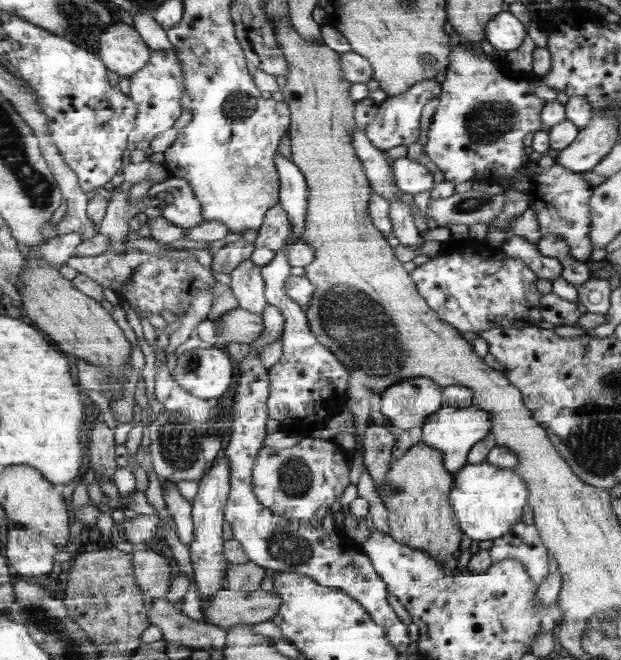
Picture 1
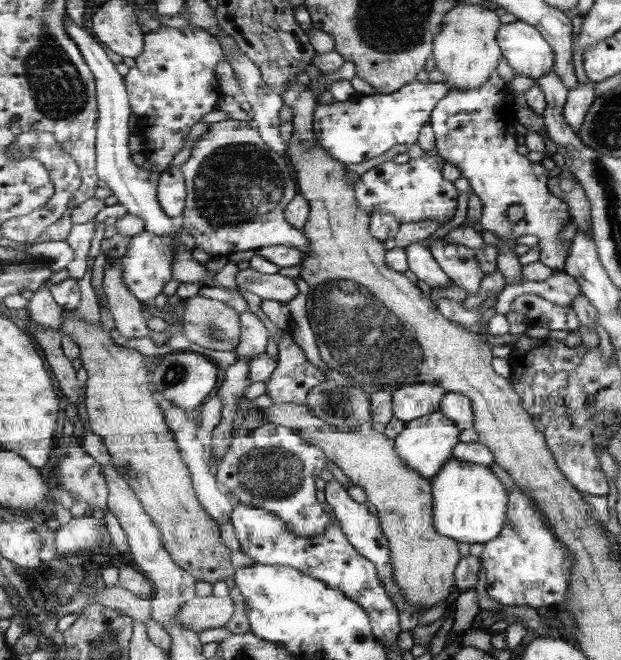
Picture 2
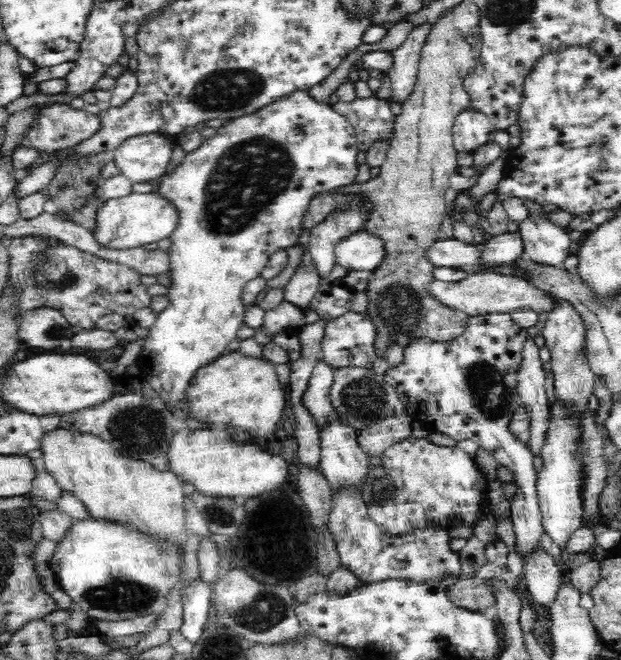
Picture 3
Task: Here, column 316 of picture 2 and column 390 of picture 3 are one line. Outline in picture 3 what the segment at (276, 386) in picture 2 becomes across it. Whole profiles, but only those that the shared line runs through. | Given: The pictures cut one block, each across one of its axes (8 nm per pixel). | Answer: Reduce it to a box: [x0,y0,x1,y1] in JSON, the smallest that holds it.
[383,312,543,558]

